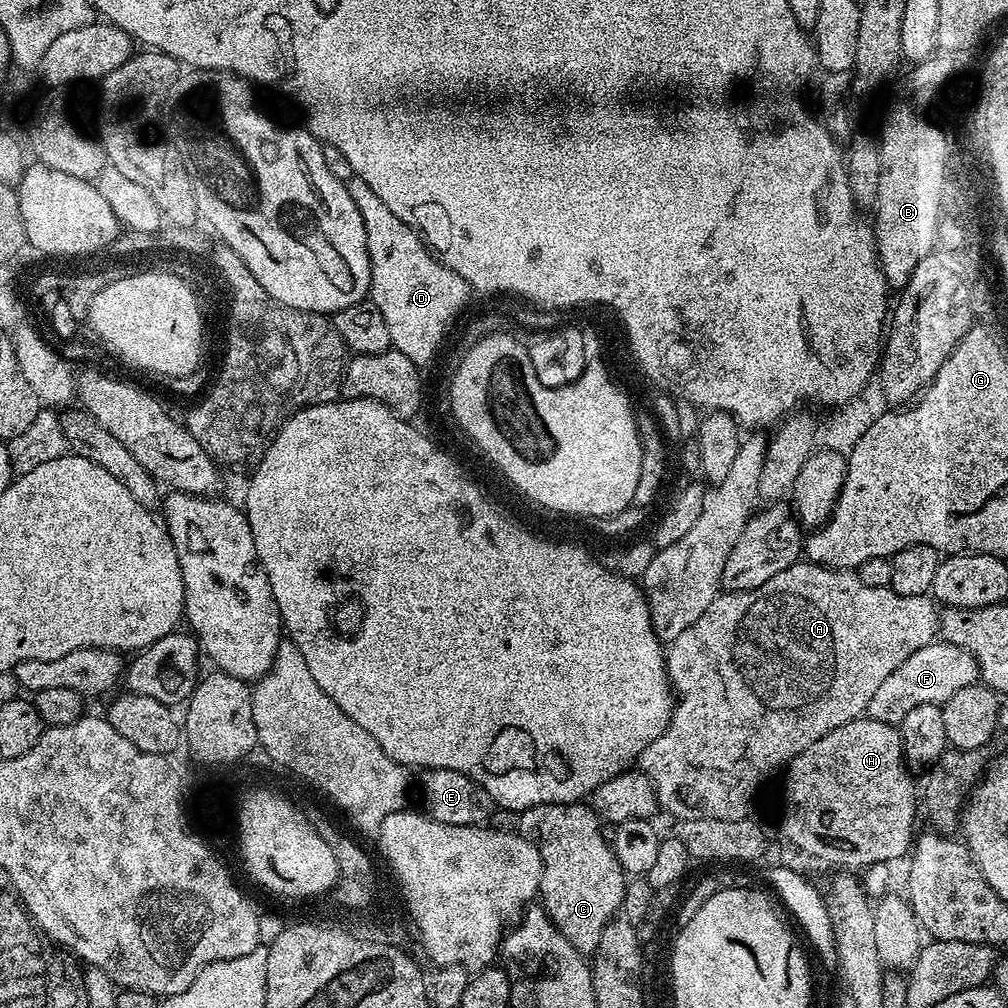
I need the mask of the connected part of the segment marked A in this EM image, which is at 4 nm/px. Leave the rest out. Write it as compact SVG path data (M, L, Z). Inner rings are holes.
M797 562L775 574L770 582L762 582L749 592L726 592L720 595L706 606L706 612L694 626L686 626L678 638L670 641L666 648L666 663L668 665L668 683L671 684L674 693L674 707L672 717L654 742L646 746L646 750L640 755L638 761L639 771L644 772L650 778L650 782L656 787L656 803L673 816L673 821L693 820L694 818L714 818L722 822L738 822L749 819L752 808L752 799L756 791L768 780L771 772L779 773L787 768L788 763L806 746L814 746L822 734L830 734L830 730L838 730L838 726L846 726L846 722L859 720L865 715L870 706L870 698L882 686L885 678L890 678L914 650L922 650L922 646L933 643L937 639L940 626L940 612L938 604L931 595L927 596L903 596L893 592L891 587L879 588L876 584L867 584L862 577L856 576L855 571L846 568L828 568L824 564L811 562Z

